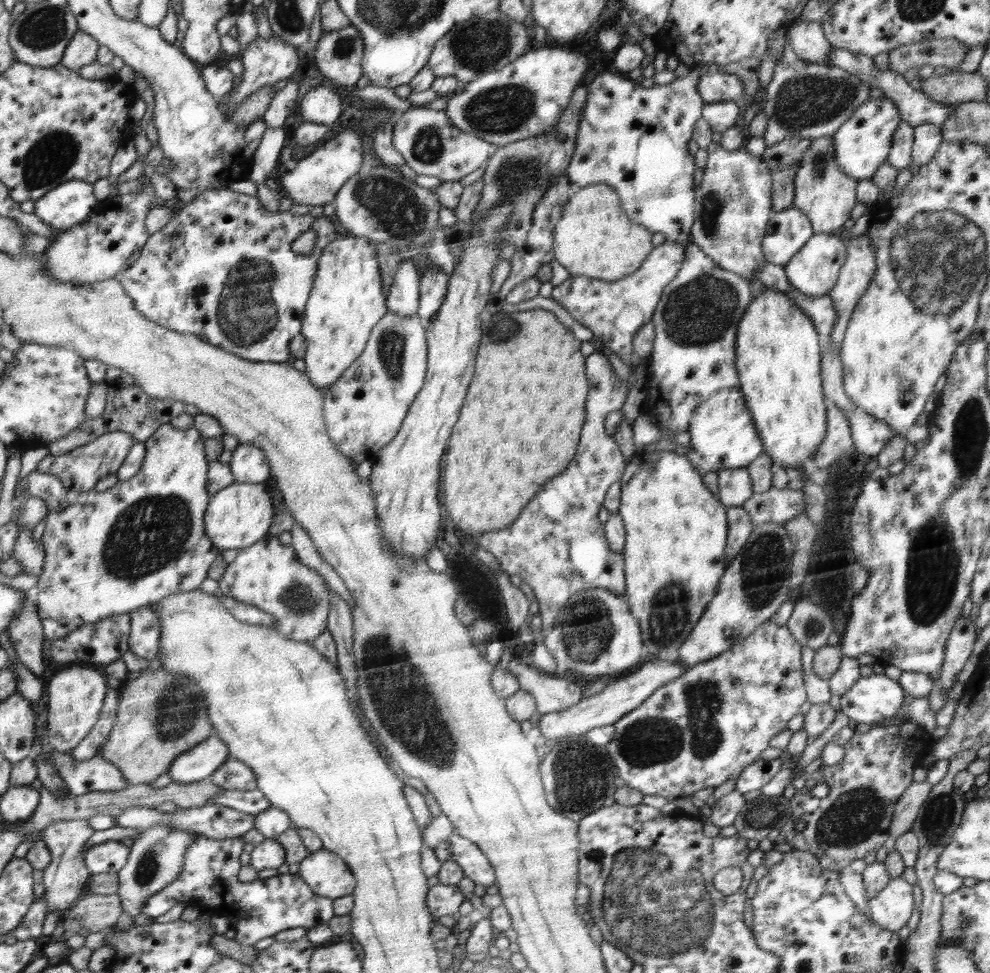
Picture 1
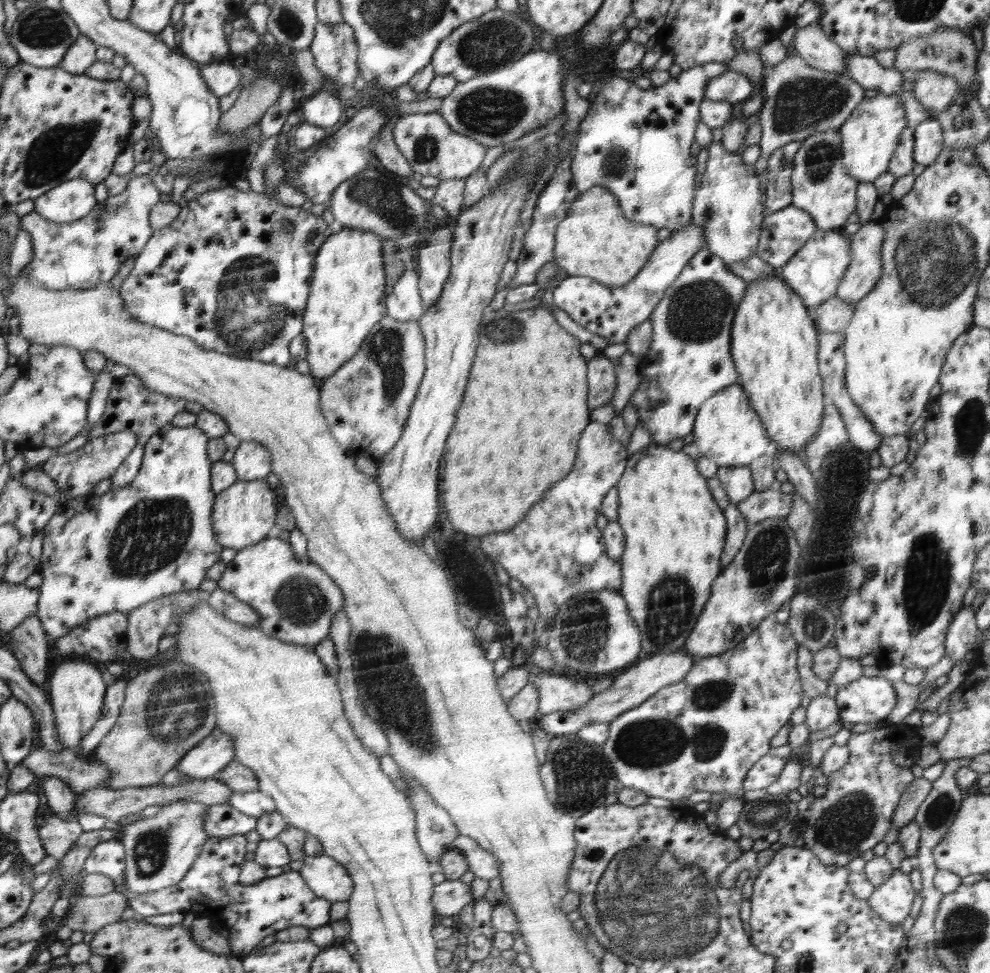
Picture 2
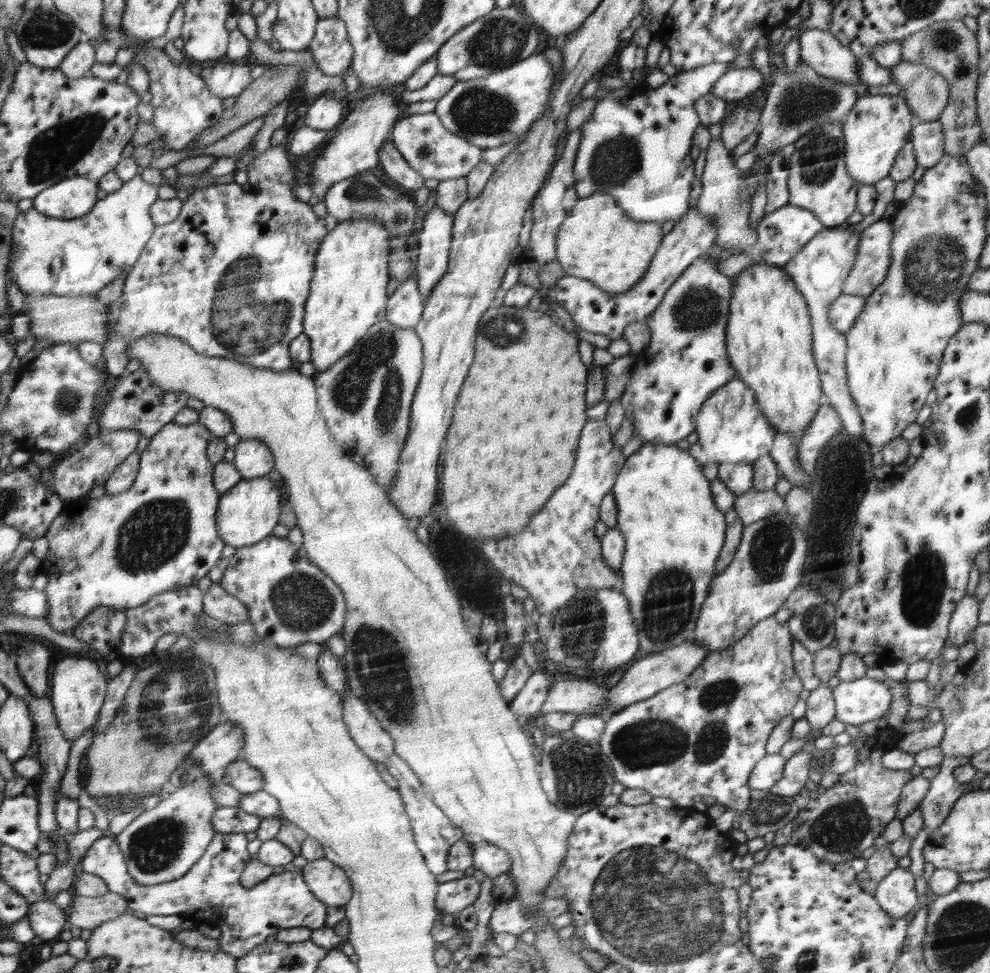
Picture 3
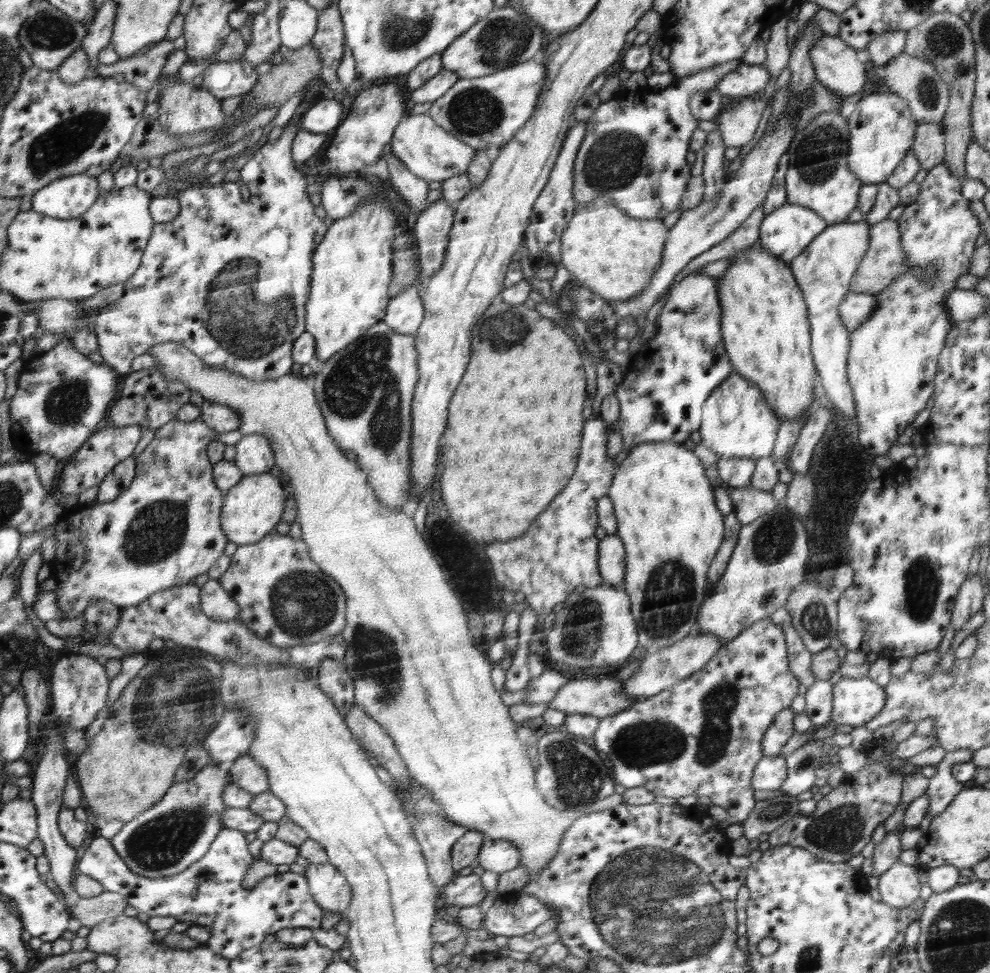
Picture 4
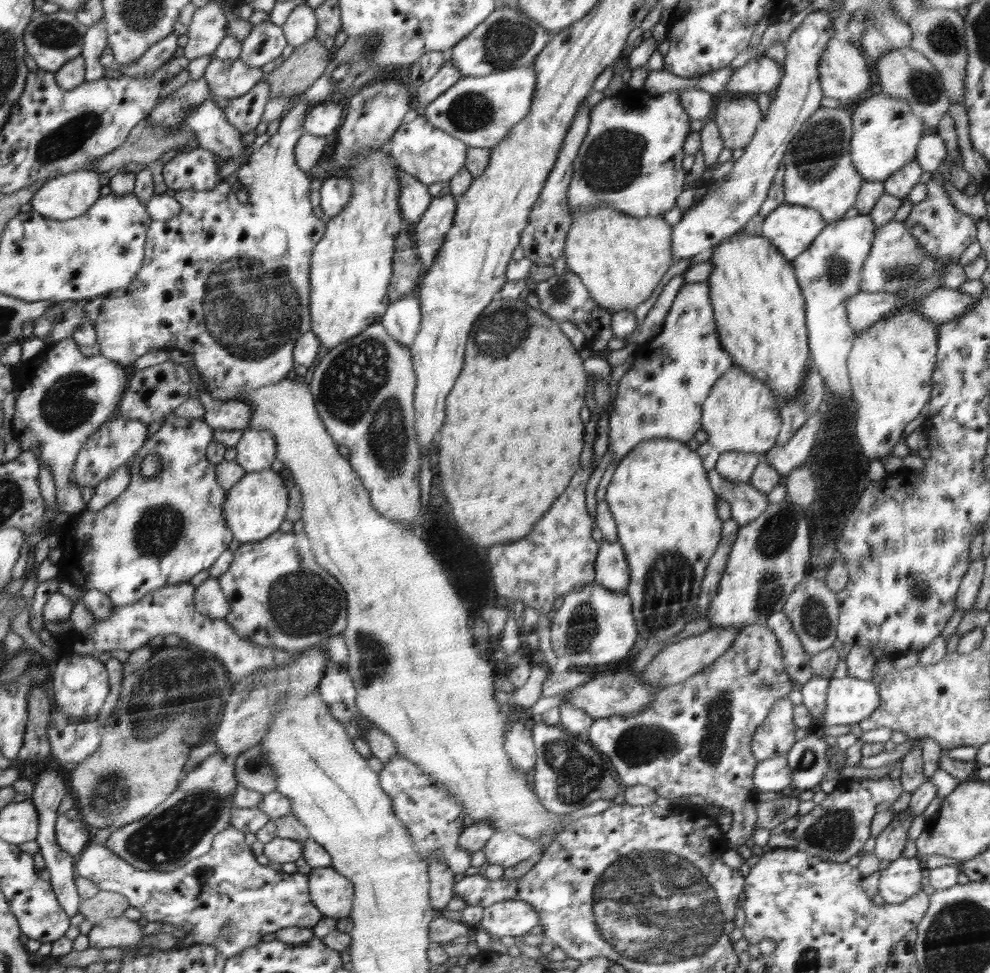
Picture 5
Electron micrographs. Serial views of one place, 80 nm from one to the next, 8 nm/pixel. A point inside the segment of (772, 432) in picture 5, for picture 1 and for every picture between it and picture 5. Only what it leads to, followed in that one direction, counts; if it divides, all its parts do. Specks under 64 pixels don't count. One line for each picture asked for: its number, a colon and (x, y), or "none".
1: (722, 431)
2: (727, 429)
3: (731, 428)
4: (737, 423)

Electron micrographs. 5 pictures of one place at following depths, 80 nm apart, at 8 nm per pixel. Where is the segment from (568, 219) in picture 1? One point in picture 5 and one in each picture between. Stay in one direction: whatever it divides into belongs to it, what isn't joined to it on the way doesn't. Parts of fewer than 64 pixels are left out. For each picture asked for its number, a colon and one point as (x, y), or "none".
2: (596, 239)
3: (598, 241)
4: (615, 255)
5: (620, 259)

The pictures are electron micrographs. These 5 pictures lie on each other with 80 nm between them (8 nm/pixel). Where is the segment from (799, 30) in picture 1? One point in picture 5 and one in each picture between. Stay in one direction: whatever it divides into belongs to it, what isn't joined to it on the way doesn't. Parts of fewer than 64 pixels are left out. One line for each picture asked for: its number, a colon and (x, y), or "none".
2: (816, 49)
3: (821, 51)
4: (836, 65)
5: (844, 75)

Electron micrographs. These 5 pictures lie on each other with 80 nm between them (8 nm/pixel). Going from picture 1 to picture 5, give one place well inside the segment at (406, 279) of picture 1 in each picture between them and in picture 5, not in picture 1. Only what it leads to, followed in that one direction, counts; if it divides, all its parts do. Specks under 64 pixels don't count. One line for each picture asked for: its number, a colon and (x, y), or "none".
2: (404, 303)
3: (405, 306)
4: (406, 311)
5: (403, 320)

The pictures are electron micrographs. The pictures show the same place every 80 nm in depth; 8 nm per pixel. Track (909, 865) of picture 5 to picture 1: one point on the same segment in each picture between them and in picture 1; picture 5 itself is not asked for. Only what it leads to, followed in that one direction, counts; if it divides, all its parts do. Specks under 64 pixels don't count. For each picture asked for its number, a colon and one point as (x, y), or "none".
1: (891, 908)
2: (892, 899)
3: (896, 893)
4: (899, 886)

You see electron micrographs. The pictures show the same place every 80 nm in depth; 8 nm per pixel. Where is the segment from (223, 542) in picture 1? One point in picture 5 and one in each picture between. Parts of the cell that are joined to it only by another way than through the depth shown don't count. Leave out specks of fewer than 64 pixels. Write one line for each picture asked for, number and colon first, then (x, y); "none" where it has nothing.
2: (244, 513)
3: (248, 512)
4: (252, 508)
5: (255, 506)

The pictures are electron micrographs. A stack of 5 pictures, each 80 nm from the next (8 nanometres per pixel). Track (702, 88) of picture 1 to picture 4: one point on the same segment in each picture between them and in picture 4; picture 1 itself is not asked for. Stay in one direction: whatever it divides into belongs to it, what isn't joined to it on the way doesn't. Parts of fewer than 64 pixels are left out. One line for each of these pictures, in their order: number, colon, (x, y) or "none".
2: (733, 86)
3: (736, 84)
4: (746, 79)

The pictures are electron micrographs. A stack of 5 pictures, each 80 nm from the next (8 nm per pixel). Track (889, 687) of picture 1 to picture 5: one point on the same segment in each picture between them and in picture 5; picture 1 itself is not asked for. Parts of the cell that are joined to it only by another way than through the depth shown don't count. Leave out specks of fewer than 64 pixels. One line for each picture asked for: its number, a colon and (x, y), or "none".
2: (867, 700)
3: (863, 700)
4: (856, 701)
5: (849, 701)

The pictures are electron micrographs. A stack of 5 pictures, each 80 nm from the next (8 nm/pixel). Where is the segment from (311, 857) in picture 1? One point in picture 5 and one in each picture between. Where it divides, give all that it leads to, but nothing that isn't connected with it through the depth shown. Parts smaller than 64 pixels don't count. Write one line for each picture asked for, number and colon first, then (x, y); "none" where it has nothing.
2: (324, 875)
3: (328, 883)
4: (329, 888)
5: (332, 893)

